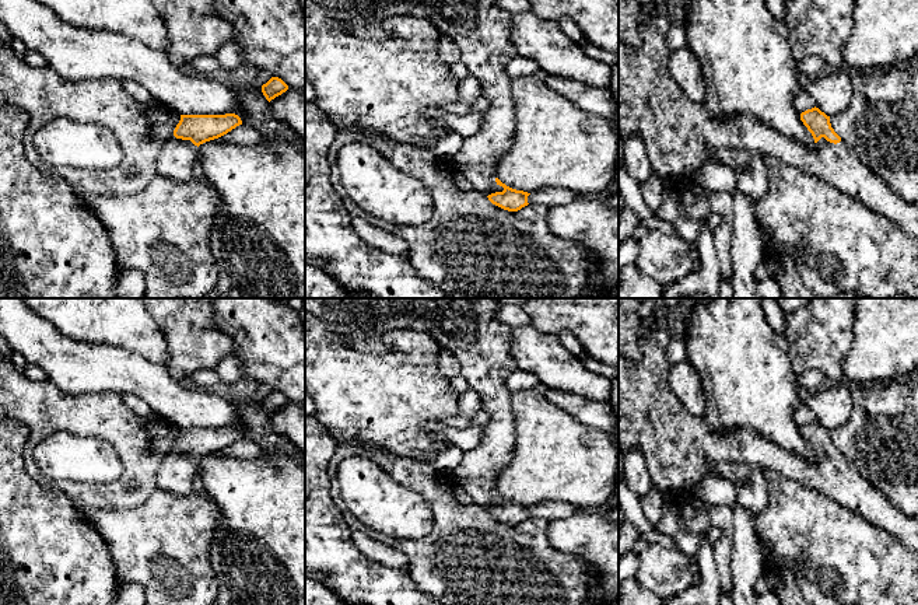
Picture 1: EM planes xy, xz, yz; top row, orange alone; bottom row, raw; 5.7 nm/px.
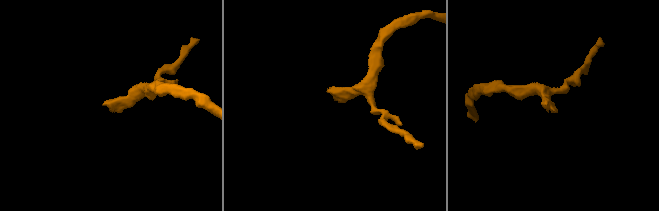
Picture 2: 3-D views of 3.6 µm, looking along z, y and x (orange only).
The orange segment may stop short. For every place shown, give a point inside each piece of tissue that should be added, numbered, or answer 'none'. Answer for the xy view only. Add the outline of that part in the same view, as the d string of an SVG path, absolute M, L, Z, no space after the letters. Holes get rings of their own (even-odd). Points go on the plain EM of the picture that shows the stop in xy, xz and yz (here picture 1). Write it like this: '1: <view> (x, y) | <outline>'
1: xy (177, 471) | M172 450L162 458L157 472L157 487L178 496L189 496L193 493L193 478L197 471L197 459Z

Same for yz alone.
1: yz (680, 448) | M661 298L661 302L675 317L670 318L672 322L666 328L656 328L647 338L638 340L641 356L638 361L619 356L619 448L627 452L637 447L642 452L654 487L665 494L686 493L691 492L719 464L754 464L821 492L869 524L887 531L905 548L918 552L918 517L908 517L897 510L842 454L834 458L821 451L810 462L761 438L753 430L715 433L704 417L691 415L682 405L668 382L672 366L666 356L666 349L673 338L673 319L680 312L679 300Z

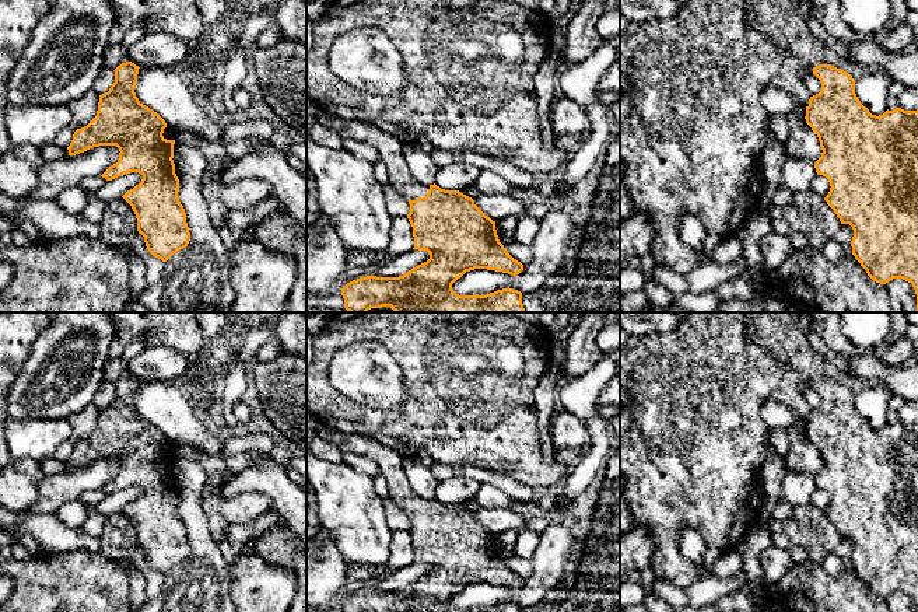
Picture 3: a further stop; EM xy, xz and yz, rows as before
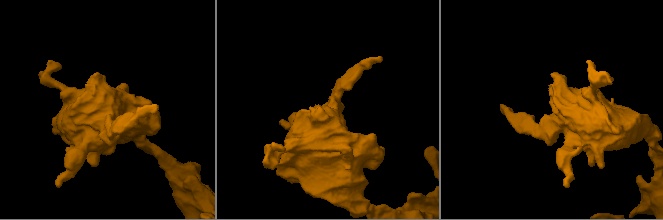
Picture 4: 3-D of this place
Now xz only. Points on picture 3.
1: xz (391, 464) | M347 433L343 440L343 451L367 457L379 466L386 479L389 496L399 508L407 514L427 510L430 499L420 497L411 489L403 471L403 457L390 447L365 436Z

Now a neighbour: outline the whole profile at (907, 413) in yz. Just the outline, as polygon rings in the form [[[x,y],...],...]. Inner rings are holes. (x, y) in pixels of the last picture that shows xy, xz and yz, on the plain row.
[[[904,401],[897,412],[898,422],[904,424],[918,423],[918,401]]]

